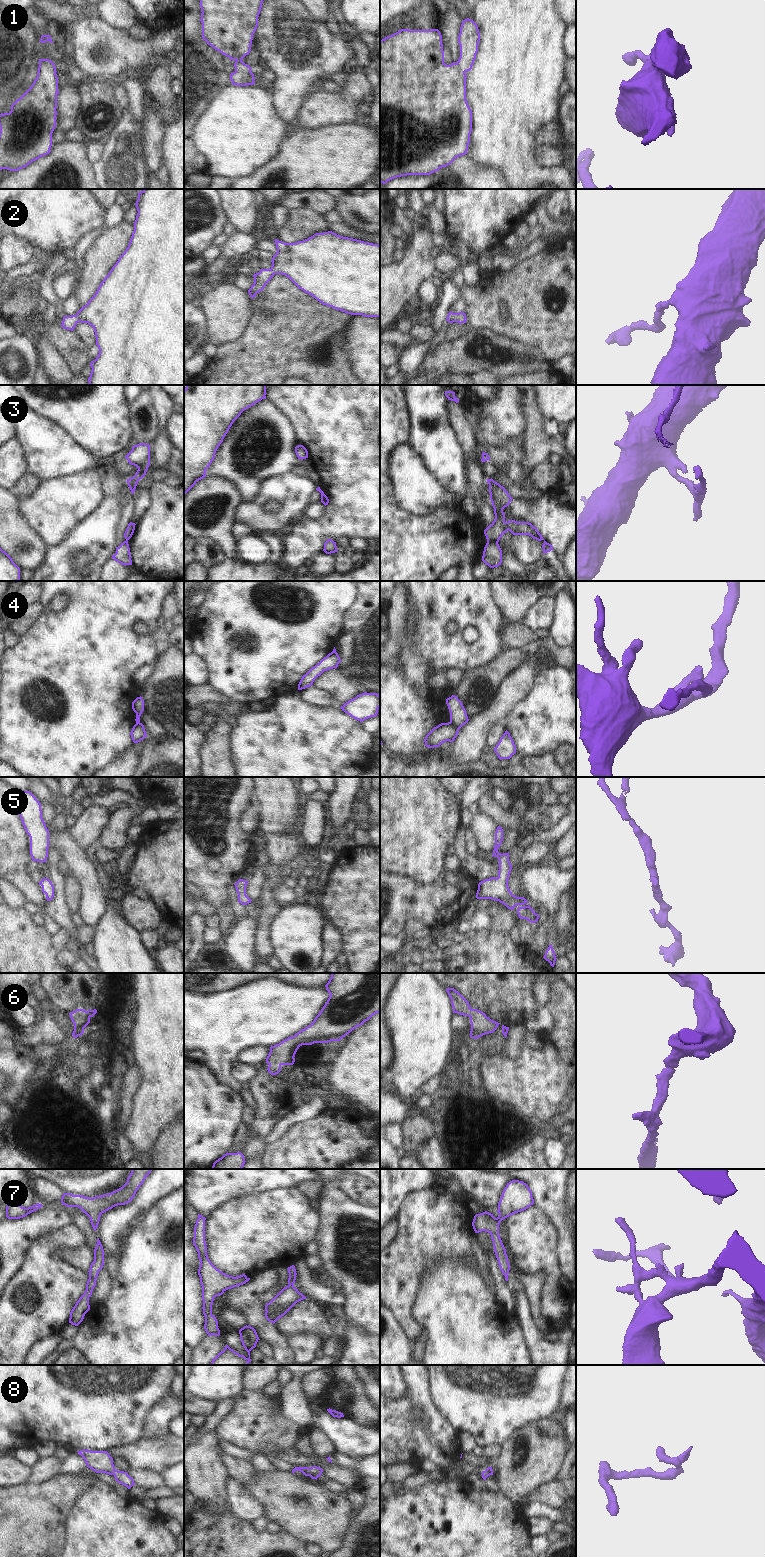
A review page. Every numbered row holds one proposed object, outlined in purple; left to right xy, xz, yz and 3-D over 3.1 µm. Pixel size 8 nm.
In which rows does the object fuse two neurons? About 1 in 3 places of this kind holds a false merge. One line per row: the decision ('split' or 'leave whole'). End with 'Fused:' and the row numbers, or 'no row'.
1: leave whole
2: leave whole
3: split
4: split
5: leave whole
6: leave whole
7: leave whole
8: leave whole
Fused: 3, 4

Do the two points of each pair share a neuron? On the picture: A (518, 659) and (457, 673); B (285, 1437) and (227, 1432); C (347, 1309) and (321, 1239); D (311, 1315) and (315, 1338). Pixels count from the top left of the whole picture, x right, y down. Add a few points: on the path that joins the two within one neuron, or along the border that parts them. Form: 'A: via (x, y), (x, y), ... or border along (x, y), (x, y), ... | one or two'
A: border along (465, 669), (461, 680), (452, 686) | two
B: via (271, 1435), (250, 1435), (247, 1432), (241, 1432) | one
C: via (350, 1292), (350, 1282), (335, 1267), (332, 1256) | one
D: border along (290, 1332), (318, 1331), (324, 1340) | two

